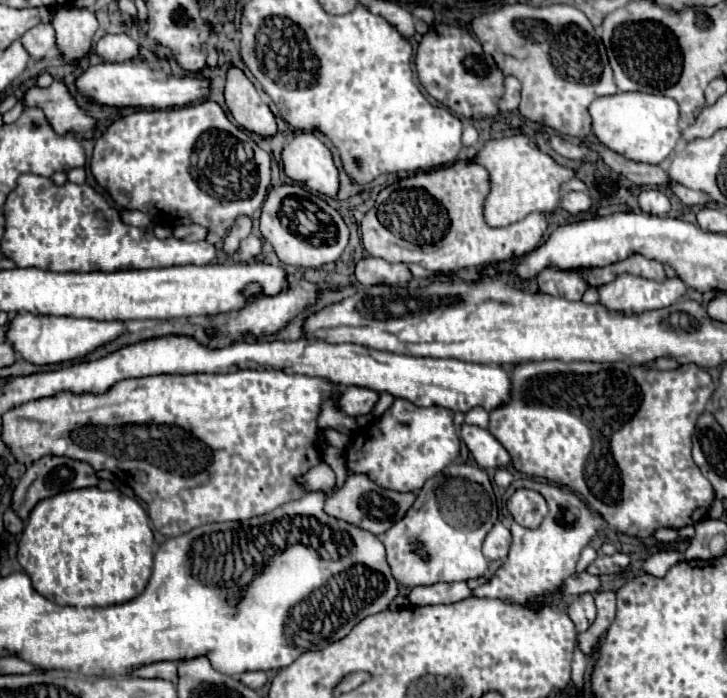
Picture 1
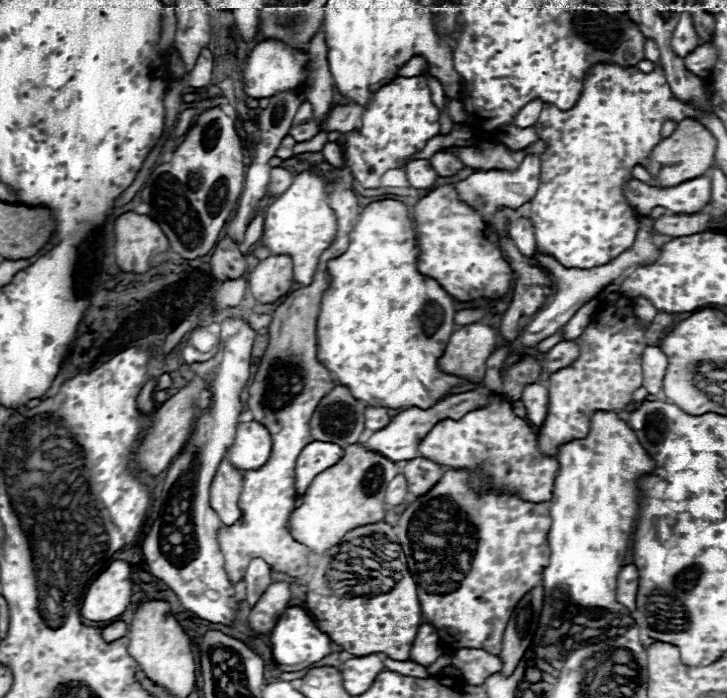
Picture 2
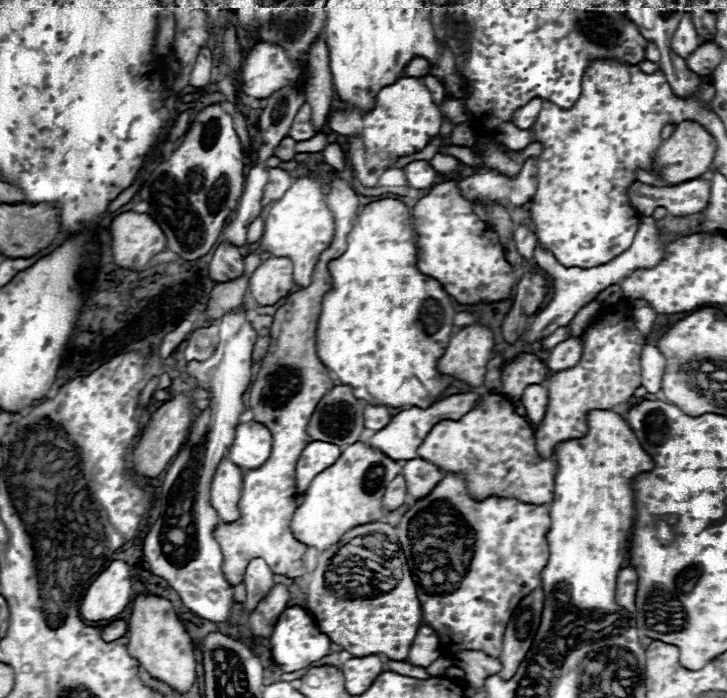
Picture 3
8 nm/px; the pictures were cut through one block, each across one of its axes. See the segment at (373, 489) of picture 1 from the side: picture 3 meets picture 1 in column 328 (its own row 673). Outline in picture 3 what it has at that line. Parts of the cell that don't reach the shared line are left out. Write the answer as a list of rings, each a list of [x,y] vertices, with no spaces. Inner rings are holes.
[[[536,588],[532,594],[522,598],[520,604],[516,606],[516,610],[506,626],[502,654],[498,658],[502,664],[502,670],[498,672],[498,676],[502,680],[510,680],[516,674],[520,662],[526,658],[526,654],[532,646],[532,640],[536,636],[536,630],[540,626],[542,608],[544,608],[542,588]]]

